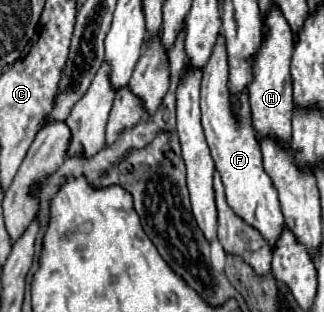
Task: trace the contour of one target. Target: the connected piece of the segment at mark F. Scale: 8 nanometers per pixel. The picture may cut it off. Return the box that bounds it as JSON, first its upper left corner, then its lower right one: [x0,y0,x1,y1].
[200,37,284,249]

